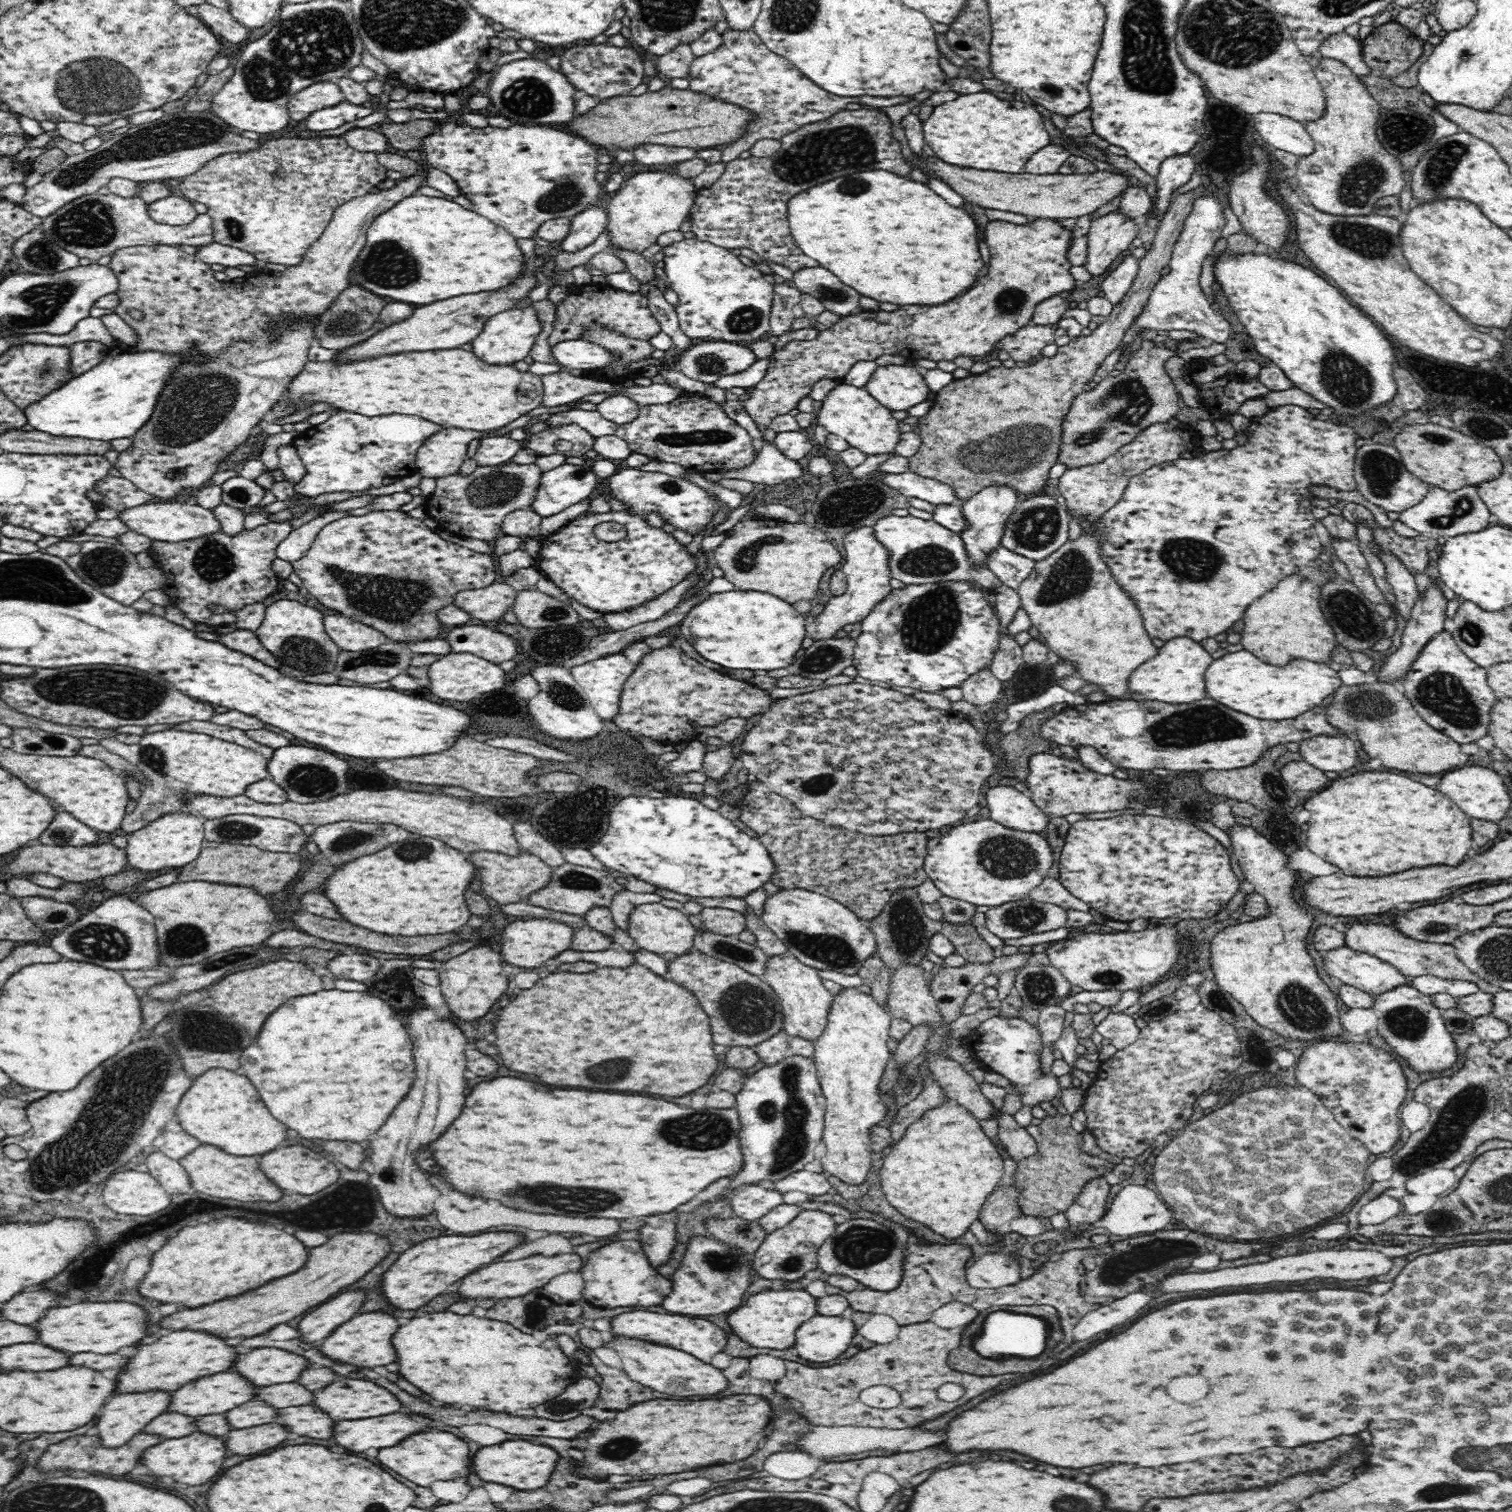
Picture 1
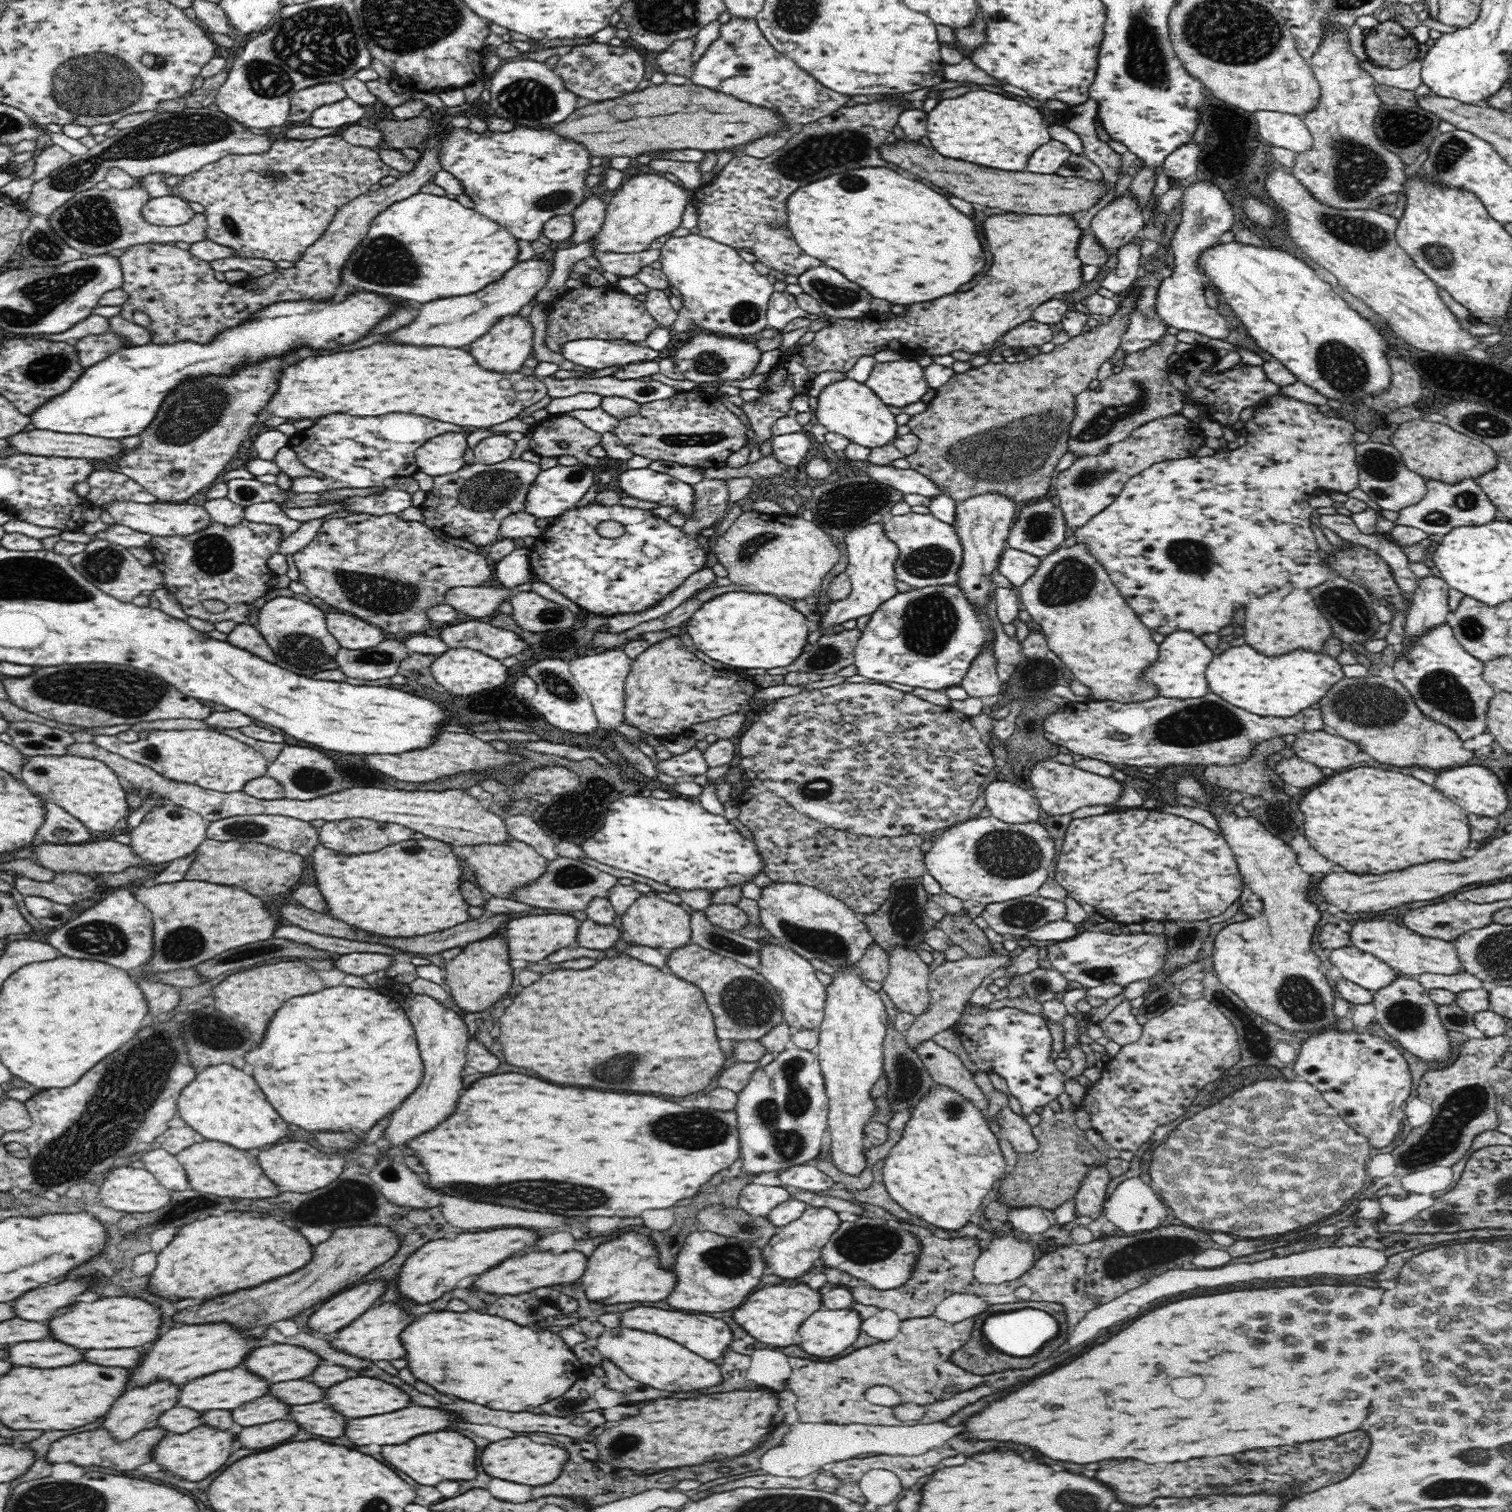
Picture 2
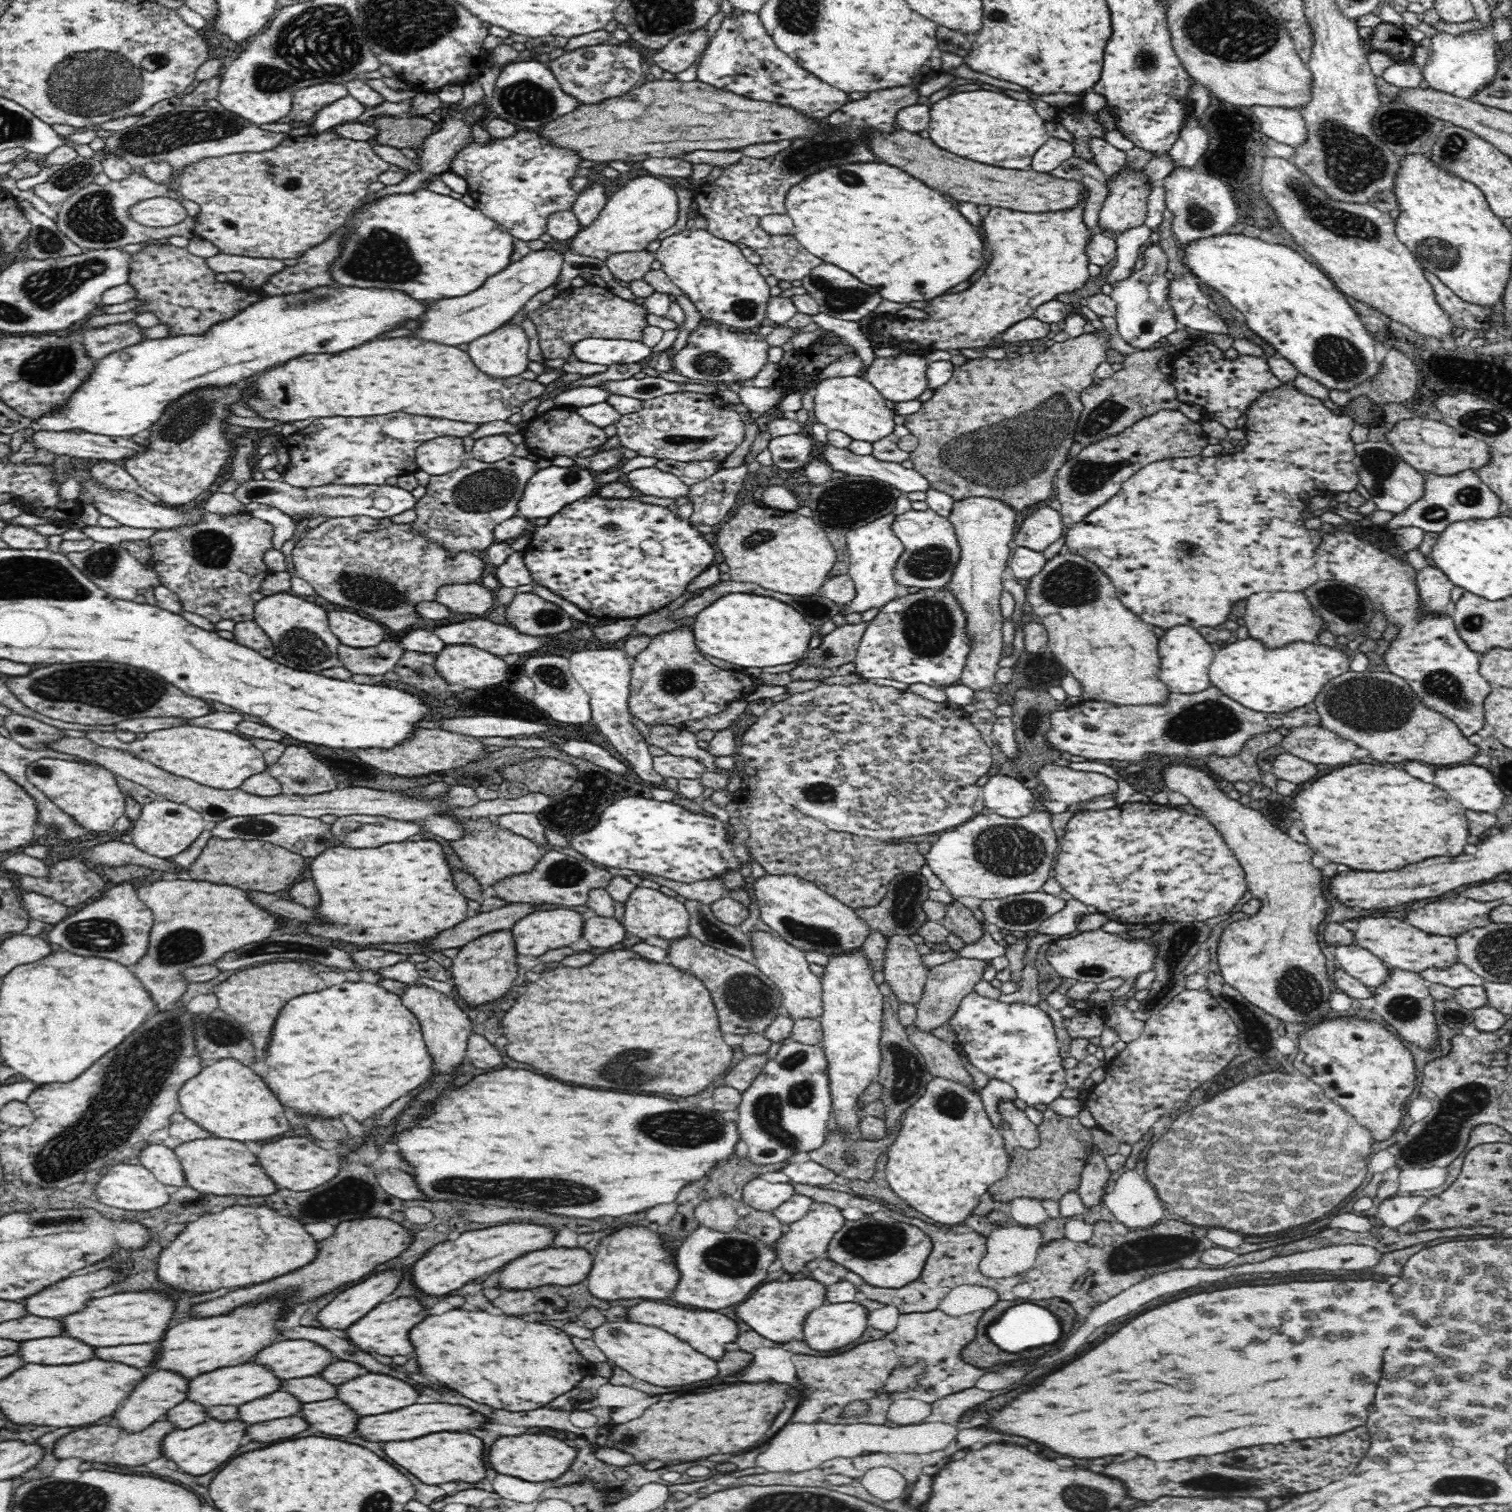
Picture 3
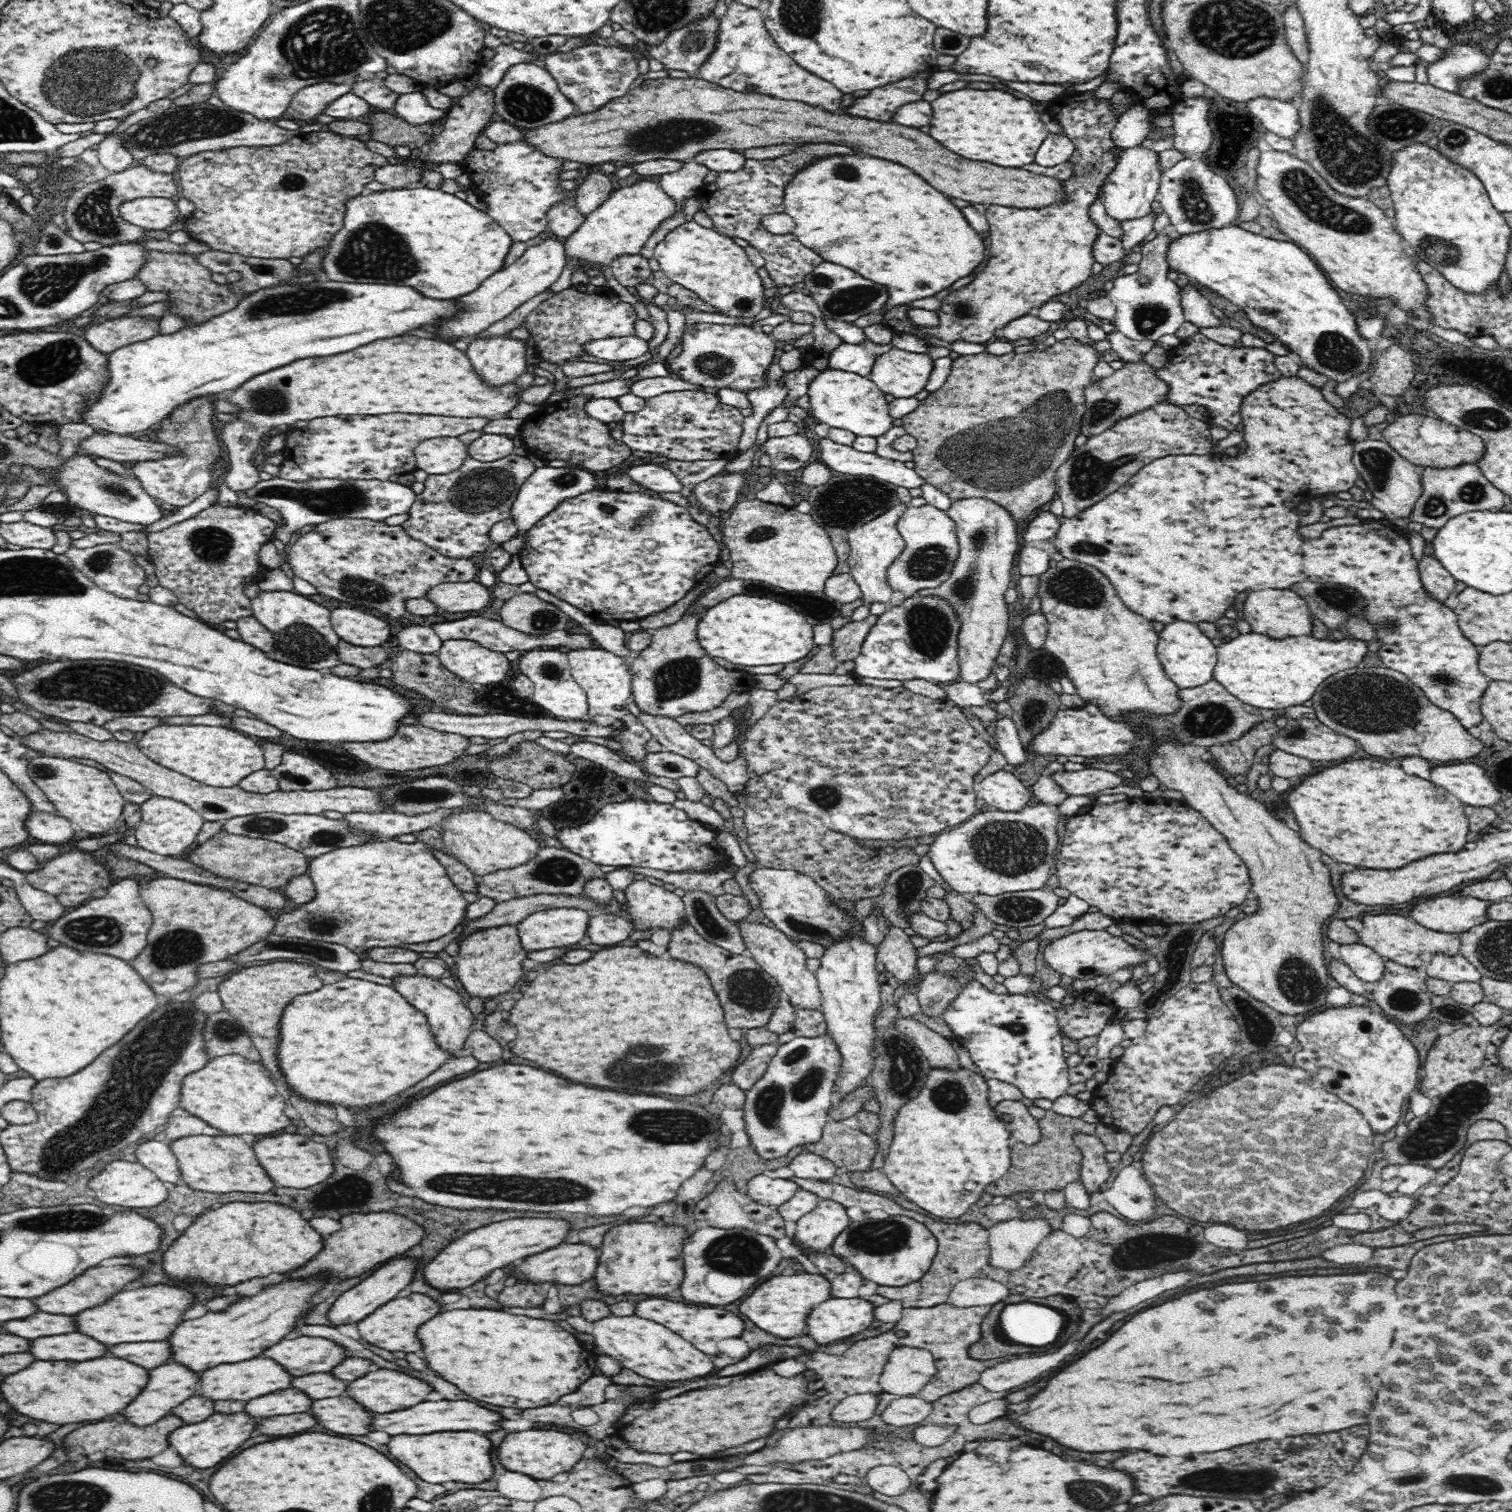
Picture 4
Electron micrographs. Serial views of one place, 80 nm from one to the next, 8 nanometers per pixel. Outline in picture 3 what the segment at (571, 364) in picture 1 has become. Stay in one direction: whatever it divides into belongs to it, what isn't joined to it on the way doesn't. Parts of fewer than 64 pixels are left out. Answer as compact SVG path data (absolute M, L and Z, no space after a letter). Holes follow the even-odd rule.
M584 339L575 346L572 358L592 364L630 364L653 356L650 347L640 341L618 339Z

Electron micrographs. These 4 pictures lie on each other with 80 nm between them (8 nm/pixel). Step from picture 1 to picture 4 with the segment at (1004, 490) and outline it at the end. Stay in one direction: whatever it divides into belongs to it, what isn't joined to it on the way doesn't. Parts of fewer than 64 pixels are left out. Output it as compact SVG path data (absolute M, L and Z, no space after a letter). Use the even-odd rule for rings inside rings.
M965 498L952 501L946 513L955 522L960 549L959 558L953 565L950 577L944 583L941 583L936 589L922 590L920 594L944 598L948 604L952 605L952 610L956 612L961 623L960 633L958 633L959 680L977 684L986 680L990 672L996 668L994 662L1007 638L1010 613L1004 596L1006 590L1016 584L1016 581L1011 578L1011 570L1014 558L1020 549L1018 548L1018 527L1008 510L985 498Z

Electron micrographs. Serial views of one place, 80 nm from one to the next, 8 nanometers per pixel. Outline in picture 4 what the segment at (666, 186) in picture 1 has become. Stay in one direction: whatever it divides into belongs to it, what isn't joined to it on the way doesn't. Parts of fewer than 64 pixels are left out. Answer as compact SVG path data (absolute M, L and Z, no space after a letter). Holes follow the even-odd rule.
M654 178L642 179L626 187L615 187L608 200L597 207L580 228L566 238L565 256L587 260L594 264L610 264L623 254L640 254L646 241L663 221L677 212L674 199L669 197Z

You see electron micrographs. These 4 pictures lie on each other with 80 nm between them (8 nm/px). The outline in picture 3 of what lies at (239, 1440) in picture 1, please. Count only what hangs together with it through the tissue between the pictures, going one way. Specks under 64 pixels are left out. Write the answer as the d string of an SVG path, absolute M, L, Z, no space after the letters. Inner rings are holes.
M278 1418L278 1420L270 1420L270 1422L260 1422L260 1424L251 1424L252 1428L248 1430L250 1440L254 1442L276 1442L282 1438L290 1438L302 1430L308 1428L308 1424L298 1418Z

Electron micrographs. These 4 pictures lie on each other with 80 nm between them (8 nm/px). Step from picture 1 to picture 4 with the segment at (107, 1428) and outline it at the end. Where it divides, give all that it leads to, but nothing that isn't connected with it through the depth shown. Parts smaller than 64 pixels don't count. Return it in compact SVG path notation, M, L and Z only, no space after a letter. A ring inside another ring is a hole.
M164 1364L164 1366L158 1366L152 1370L150 1374L150 1380L148 1380L148 1386L140 1392L140 1396L128 1404L122 1412L122 1416L128 1418L130 1424L136 1424L136 1426L148 1426L148 1424L154 1424L156 1420L164 1418L164 1416L171 1414L171 1410L176 1406L182 1404L185 1400L188 1400L191 1396L196 1395L199 1384L200 1372L192 1372L188 1370L183 1364Z

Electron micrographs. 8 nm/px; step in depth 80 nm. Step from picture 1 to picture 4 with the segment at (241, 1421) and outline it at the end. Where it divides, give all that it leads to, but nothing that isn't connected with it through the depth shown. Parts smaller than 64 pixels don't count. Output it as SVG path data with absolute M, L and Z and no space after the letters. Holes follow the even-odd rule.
M290 1387L247 1401L244 1411L252 1418L268 1418L276 1414L296 1414L296 1412L306 1412L312 1401L301 1390Z

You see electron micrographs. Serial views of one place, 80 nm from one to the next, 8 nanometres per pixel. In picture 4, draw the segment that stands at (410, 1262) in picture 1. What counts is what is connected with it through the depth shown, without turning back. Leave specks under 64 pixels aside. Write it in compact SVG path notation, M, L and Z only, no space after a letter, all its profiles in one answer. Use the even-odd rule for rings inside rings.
M512 1218L504 1222L494 1222L490 1226L466 1232L464 1236L448 1244L446 1250L442 1250L434 1260L430 1260L422 1268L424 1272L422 1276L436 1290L466 1288L478 1282L480 1278L489 1276L496 1268L502 1268L514 1260L558 1246L560 1242L564 1242L568 1232L570 1224L566 1220L554 1220L554 1218Z

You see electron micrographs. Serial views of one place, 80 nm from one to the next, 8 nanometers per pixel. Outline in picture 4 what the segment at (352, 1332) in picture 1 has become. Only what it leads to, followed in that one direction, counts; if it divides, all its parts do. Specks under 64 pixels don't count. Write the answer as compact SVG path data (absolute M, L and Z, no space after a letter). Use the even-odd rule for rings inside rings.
M403 1293L383 1305L380 1306L380 1309L357 1322L357 1332L359 1332L360 1338L372 1346L384 1348L384 1350L389 1350L392 1353L396 1350L402 1350L402 1352L420 1350L422 1346L420 1346L420 1340L416 1336L416 1330L418 1330L418 1326L422 1326L426 1320L430 1320L432 1316L436 1316L440 1312L440 1304L421 1293Z

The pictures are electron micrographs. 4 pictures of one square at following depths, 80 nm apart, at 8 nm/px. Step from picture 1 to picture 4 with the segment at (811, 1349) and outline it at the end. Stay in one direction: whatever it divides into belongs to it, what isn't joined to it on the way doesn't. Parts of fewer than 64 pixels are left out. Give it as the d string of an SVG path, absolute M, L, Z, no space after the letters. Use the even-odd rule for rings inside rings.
M830 1297L807 1316L808 1335L820 1346L846 1340L866 1330L875 1319L875 1307L863 1298Z

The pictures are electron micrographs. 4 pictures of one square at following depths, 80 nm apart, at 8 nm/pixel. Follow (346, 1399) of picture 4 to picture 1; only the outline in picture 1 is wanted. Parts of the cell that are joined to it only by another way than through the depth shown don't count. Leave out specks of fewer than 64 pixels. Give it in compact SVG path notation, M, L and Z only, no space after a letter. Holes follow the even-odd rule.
M313 1404L278 1409L274 1421L298 1436L308 1436L308 1438L326 1440L332 1436L334 1430L334 1422L328 1418L328 1414L324 1414Z

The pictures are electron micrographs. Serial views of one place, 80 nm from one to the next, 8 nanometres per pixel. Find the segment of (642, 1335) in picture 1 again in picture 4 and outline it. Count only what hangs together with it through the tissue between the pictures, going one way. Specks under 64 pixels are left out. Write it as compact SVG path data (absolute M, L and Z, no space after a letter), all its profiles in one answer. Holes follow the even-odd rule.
M650 1297L637 1303L635 1314L640 1318L652 1318L654 1322L666 1324L668 1330L680 1334L684 1340L692 1342L698 1350L704 1354L718 1354L718 1342L724 1338L738 1338L744 1330L744 1322L733 1314L726 1312L724 1308L702 1306L690 1306L690 1304L682 1304L682 1302L670 1302L670 1300L660 1300L660 1298Z

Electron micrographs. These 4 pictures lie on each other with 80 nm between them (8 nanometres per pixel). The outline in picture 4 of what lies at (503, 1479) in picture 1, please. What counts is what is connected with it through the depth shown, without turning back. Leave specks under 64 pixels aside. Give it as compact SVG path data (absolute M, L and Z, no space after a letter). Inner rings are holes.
M528 1430L528 1432L514 1432L508 1434L500 1448L496 1450L496 1456L500 1464L510 1472L521 1472L536 1480L550 1480L556 1474L569 1472L569 1470L579 1460L586 1450L587 1444L579 1438L572 1438L570 1434L564 1432L554 1432L554 1430Z

